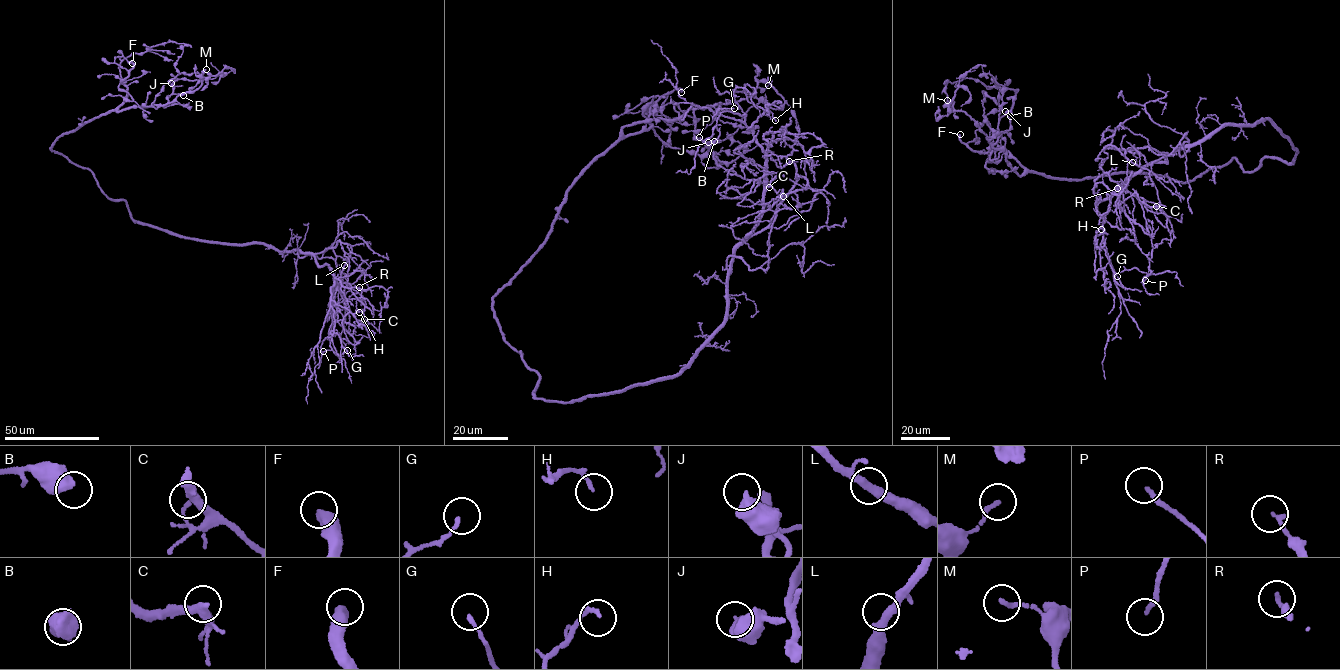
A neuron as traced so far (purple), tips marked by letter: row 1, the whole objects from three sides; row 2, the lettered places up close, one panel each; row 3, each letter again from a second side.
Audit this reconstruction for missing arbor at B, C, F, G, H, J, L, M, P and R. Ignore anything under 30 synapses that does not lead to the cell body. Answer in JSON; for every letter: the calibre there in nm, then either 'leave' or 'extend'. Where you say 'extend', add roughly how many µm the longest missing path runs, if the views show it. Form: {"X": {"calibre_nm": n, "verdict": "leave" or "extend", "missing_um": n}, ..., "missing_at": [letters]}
{"B": {"calibre_nm": 600, "verdict": "leave"}, "C": {"calibre_nm": 120, "verdict": "leave"}, "F": {"calibre_nm": 460, "verdict": "extend", "missing_um": 50}, "G": {"calibre_nm": 150, "verdict": "leave"}, "H": {"calibre_nm": 130, "verdict": "leave"}, "J": {"calibre_nm": 650, "verdict": "leave"}, "L": {"calibre_nm": 320, "verdict": "leave"}, "M": {"calibre_nm": 190, "verdict": "leave"}, "P": {"calibre_nm": 170, "verdict": "leave"}, "R": {"calibre_nm": 150, "verdict": "leave"}, "missing_at": ["F"]}

